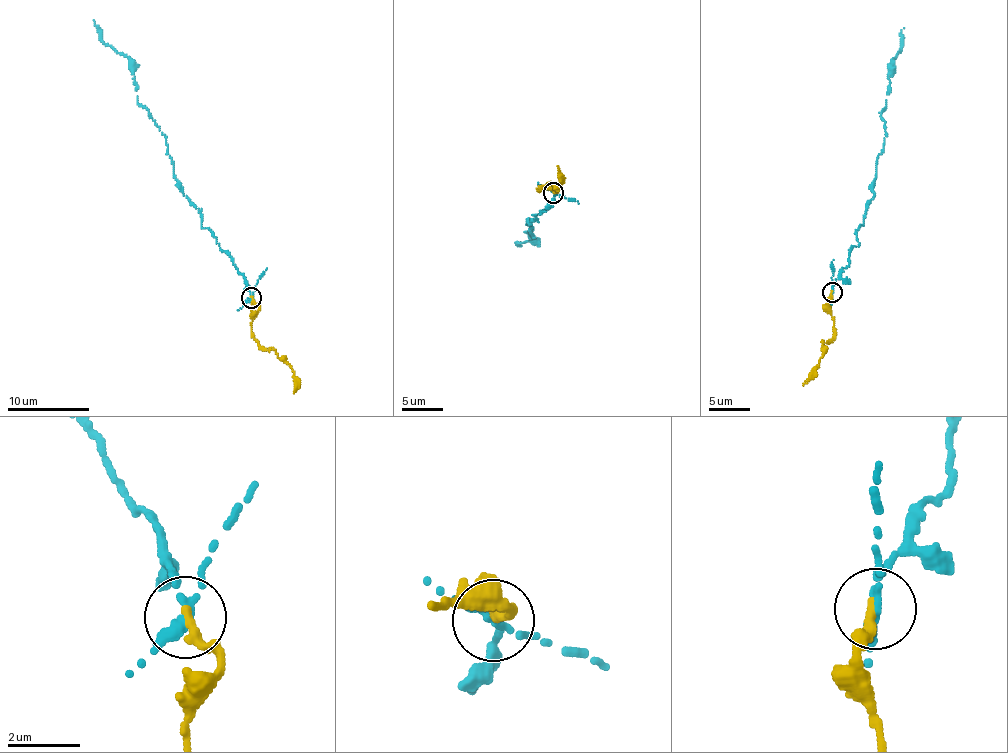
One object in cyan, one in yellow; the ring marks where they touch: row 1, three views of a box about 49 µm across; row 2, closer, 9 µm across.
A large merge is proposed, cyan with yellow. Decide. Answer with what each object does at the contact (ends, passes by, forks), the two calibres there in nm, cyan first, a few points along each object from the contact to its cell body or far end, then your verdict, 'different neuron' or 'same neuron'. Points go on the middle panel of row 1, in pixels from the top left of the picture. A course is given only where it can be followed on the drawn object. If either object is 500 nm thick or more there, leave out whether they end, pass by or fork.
cyan passes by | yellow ends | 280/320 nm | cyan via (552, 192), (549, 208), (527, 222), (534, 238), (532, 230), (525, 232), (536, 238), (518, 246) | yellow via (554, 192), (536, 188), (552, 182), (560, 187), (557, 166) | same neuron

